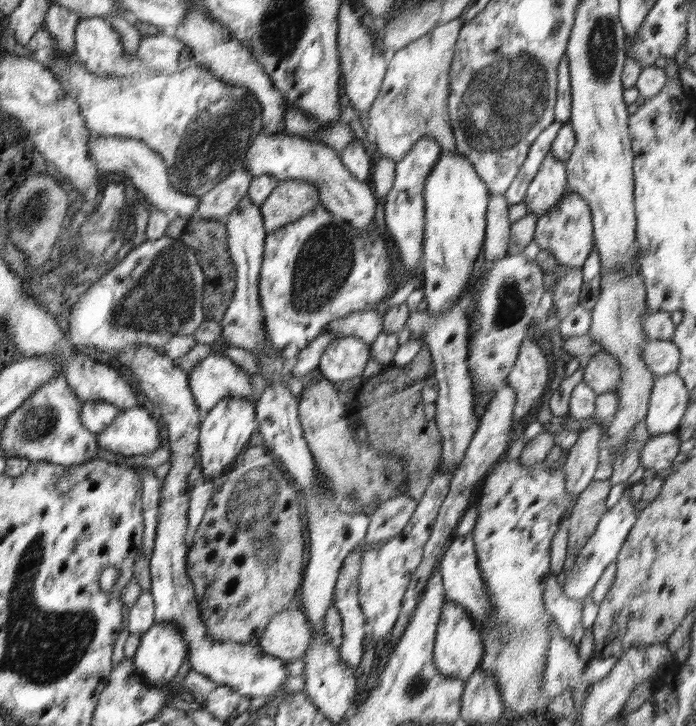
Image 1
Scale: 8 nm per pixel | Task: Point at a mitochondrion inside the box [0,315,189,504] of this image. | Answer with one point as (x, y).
(36, 422)

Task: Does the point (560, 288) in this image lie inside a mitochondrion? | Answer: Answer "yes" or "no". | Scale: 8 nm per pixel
no

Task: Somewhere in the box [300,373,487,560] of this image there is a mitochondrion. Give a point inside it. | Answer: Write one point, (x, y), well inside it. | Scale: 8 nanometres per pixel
(388, 473)

